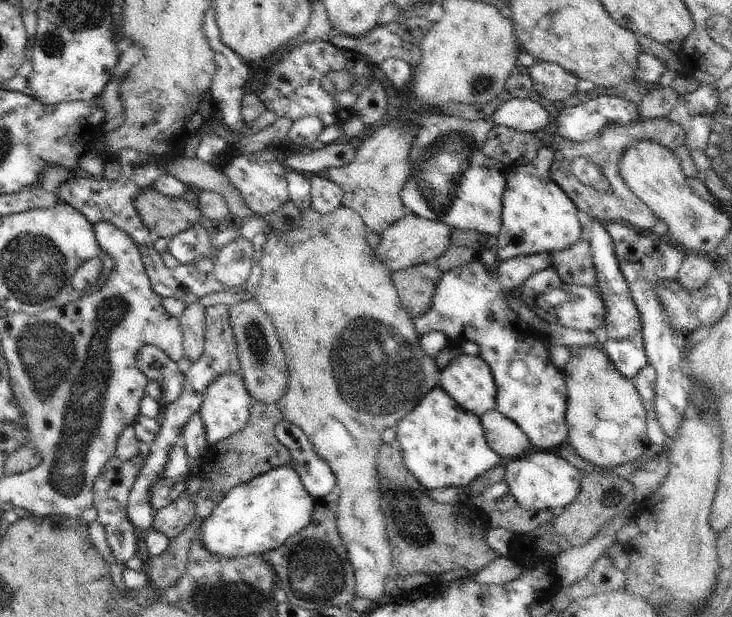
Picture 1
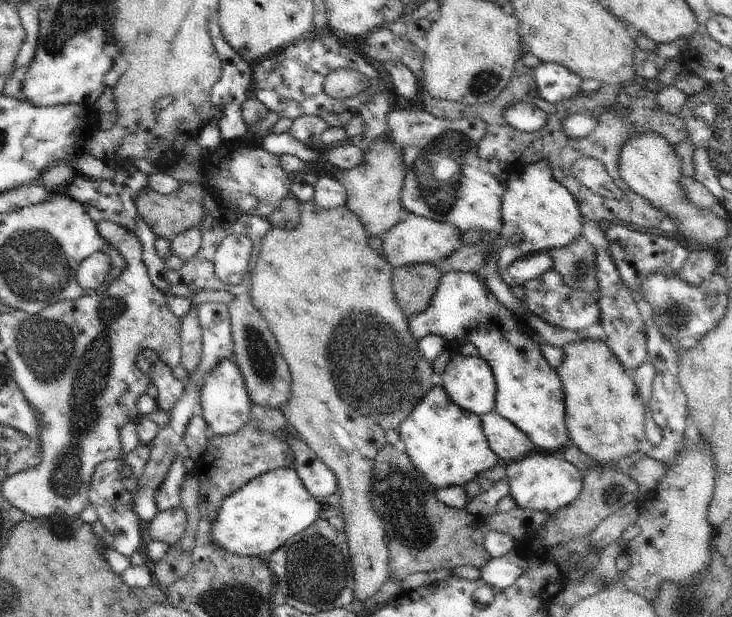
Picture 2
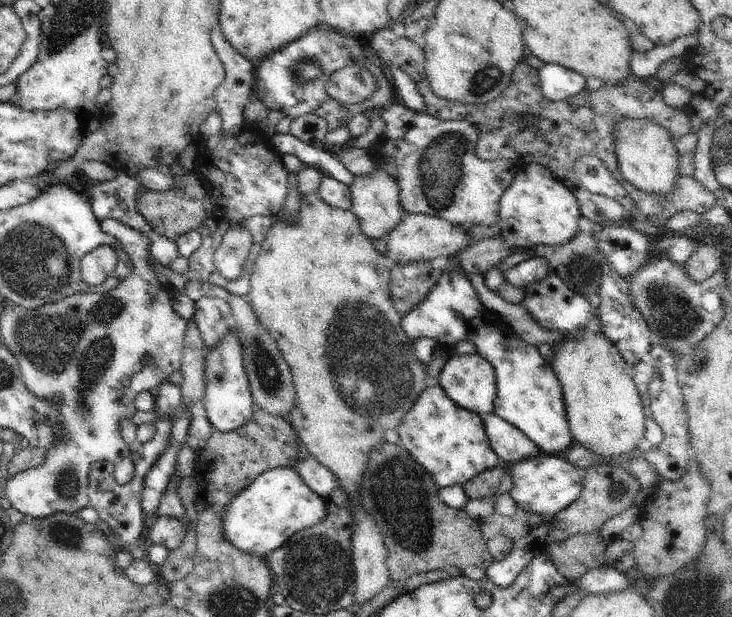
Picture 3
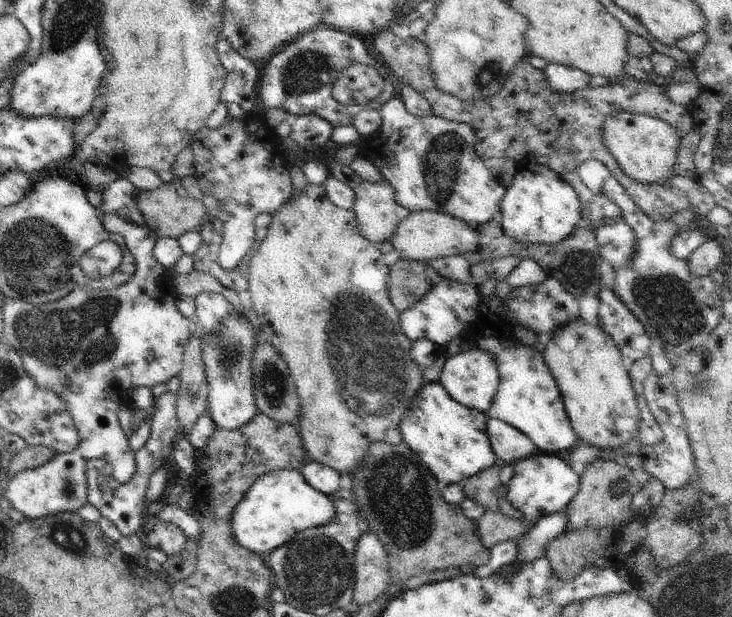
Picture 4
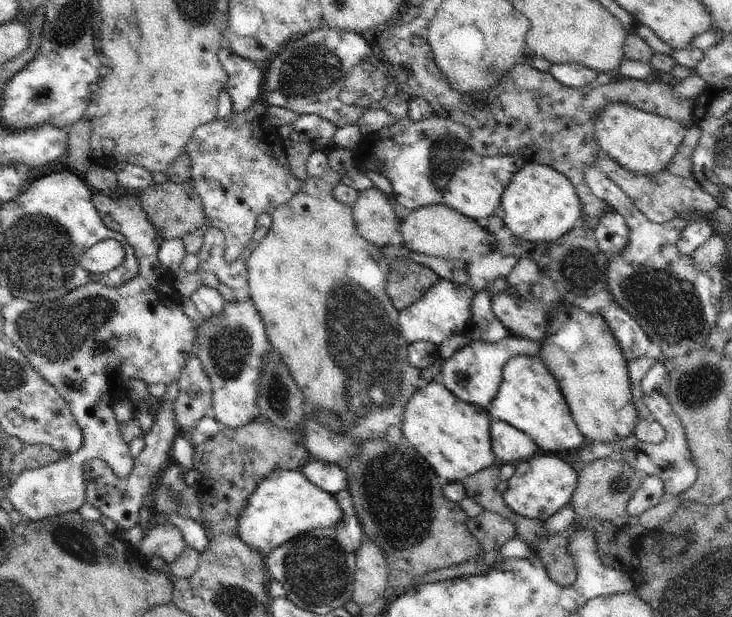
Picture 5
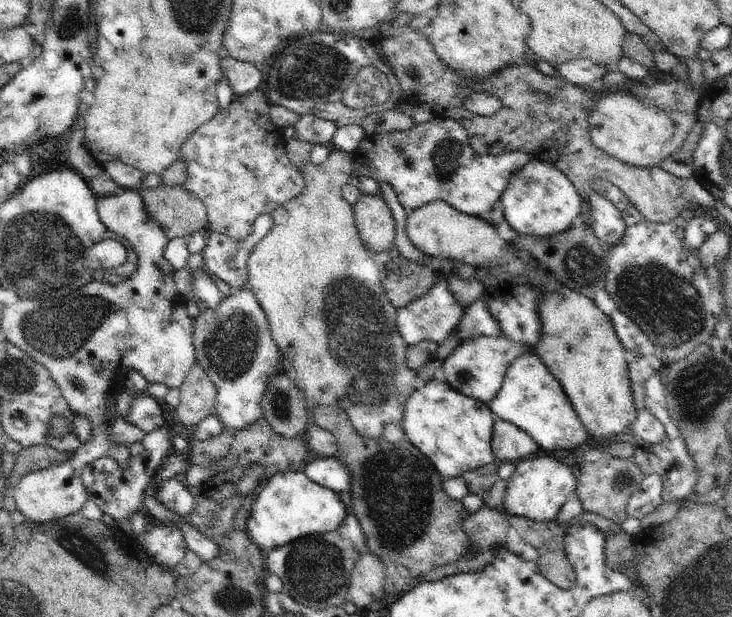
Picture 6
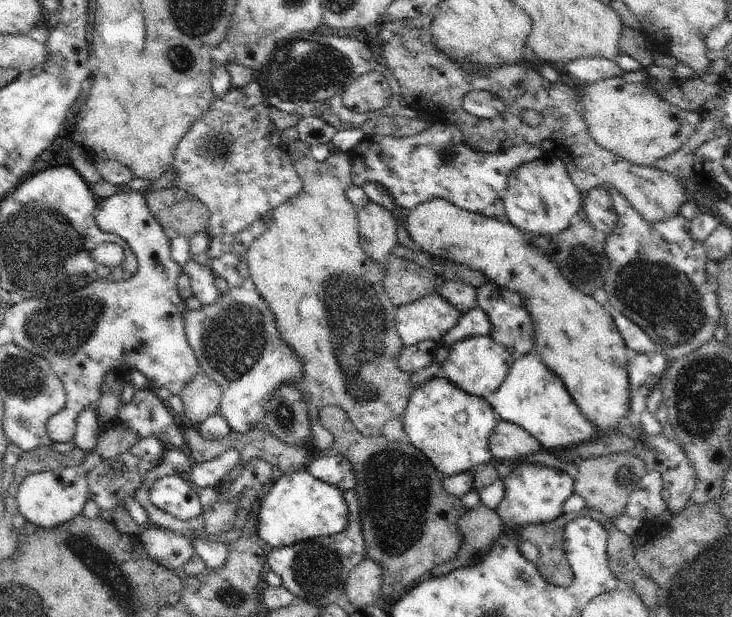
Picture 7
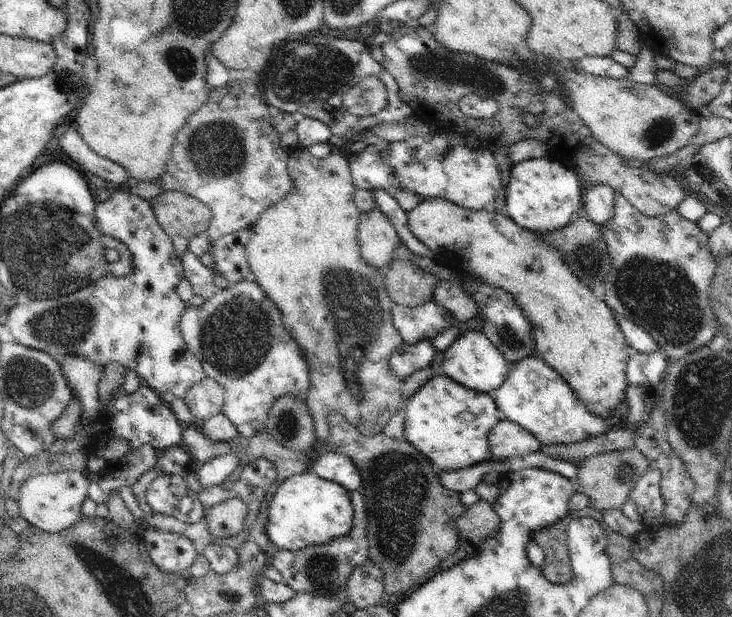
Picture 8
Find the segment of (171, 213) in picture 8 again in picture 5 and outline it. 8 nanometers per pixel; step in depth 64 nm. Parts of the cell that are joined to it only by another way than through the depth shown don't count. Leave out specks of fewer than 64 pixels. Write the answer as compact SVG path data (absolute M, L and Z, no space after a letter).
M167 180L161 185L150 185L137 195L150 222L164 239L182 239L183 236L207 226L208 218L204 212L203 200L190 181L176 184Z

